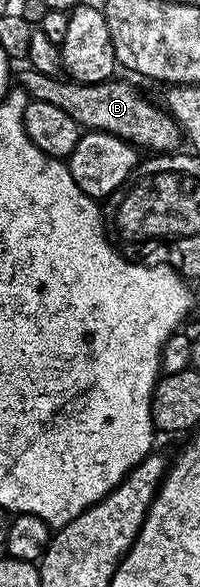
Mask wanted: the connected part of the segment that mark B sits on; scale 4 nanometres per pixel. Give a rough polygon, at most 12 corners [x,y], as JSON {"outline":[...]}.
{"outline":[[17,72],[31,100],[146,153],[183,133],[165,106],[115,77],[75,83]]}

